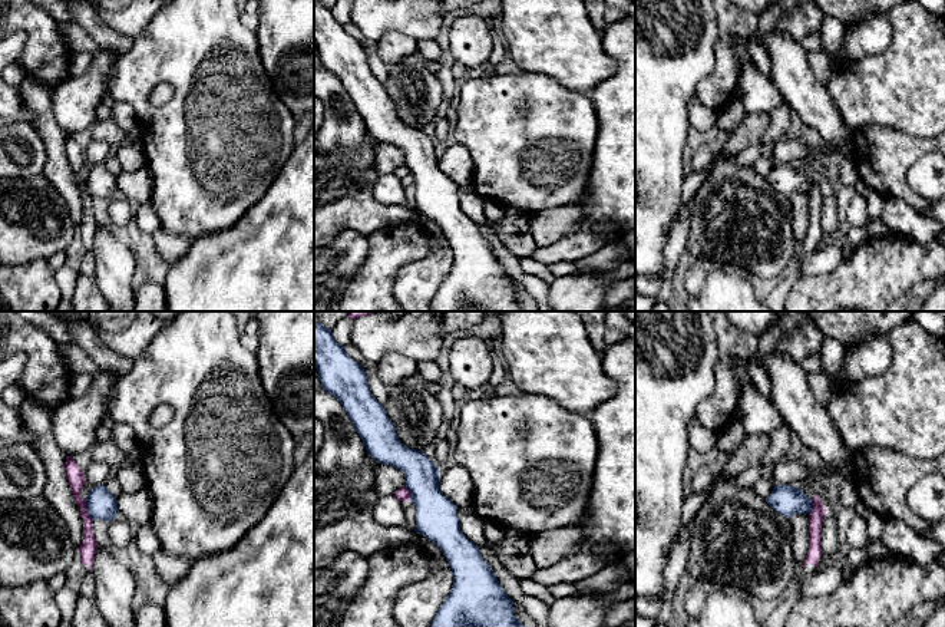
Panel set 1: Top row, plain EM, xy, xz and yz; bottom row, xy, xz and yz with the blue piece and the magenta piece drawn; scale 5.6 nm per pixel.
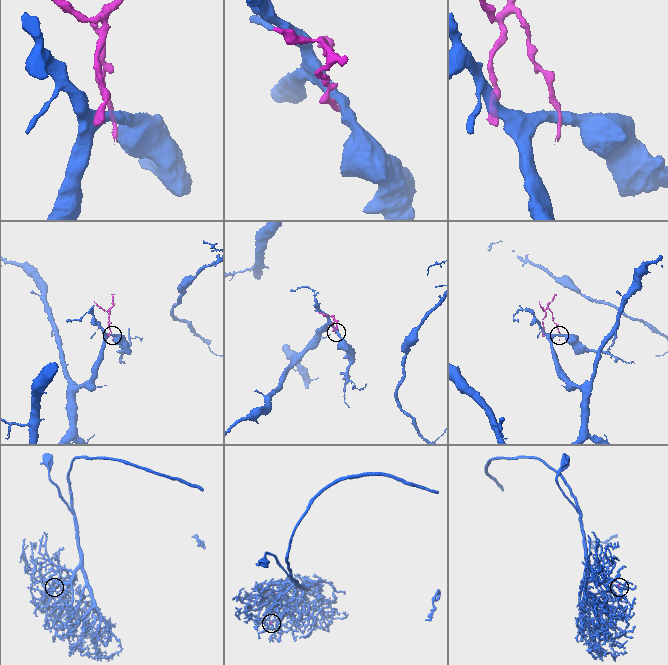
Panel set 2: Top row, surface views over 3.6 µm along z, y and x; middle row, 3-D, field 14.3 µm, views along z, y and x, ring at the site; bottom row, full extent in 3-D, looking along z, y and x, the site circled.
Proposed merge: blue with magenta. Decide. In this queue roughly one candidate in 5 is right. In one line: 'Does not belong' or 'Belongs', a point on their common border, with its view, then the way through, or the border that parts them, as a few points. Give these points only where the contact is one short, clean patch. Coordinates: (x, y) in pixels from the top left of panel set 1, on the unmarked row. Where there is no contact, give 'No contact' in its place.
Does not belong. Touches blue at xy (88, 188). Boundary: xy (85, 178), (88, 192), (93, 198)

